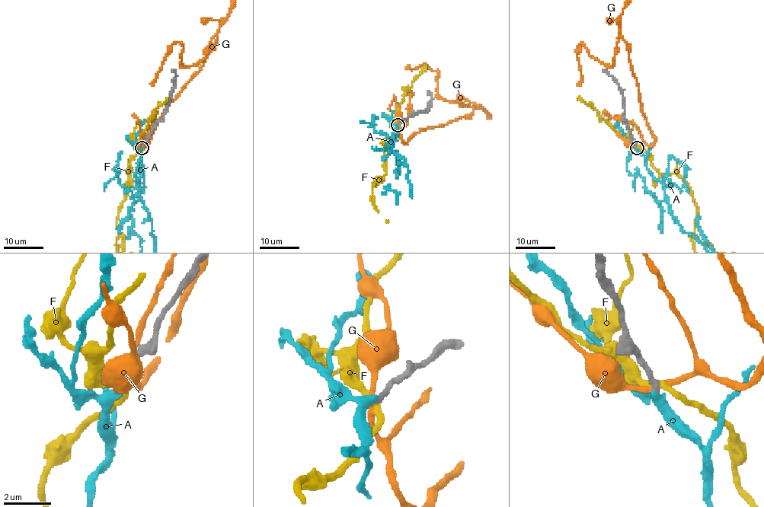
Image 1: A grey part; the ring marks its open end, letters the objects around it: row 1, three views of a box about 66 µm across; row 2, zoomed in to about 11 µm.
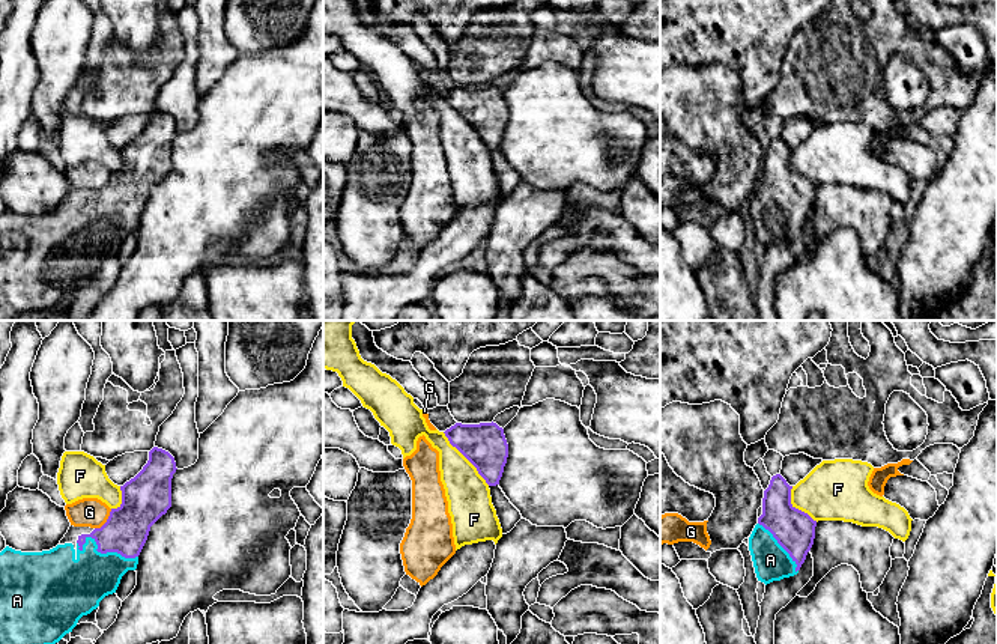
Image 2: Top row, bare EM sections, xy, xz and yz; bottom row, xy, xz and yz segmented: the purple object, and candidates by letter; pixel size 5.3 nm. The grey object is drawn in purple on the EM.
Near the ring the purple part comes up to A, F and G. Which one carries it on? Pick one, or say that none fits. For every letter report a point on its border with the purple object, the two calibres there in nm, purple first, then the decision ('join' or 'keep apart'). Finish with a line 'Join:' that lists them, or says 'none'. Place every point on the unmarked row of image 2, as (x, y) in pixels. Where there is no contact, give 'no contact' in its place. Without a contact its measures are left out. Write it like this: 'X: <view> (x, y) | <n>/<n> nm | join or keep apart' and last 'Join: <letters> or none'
A: xy (103, 215) | 240/300 nm | join
F: xz (466, 121) | 240/240 nm | keep apart
G: xy (107, 184) | 260/160 nm | keep apart
Join: A

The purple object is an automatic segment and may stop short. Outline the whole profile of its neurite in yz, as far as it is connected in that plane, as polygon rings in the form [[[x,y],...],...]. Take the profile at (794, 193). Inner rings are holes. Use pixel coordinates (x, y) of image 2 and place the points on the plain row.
[[[780,137],[771,140],[764,153],[762,178],[749,200],[756,241],[765,248],[797,238],[814,208],[817,184],[791,167],[791,152]]]

